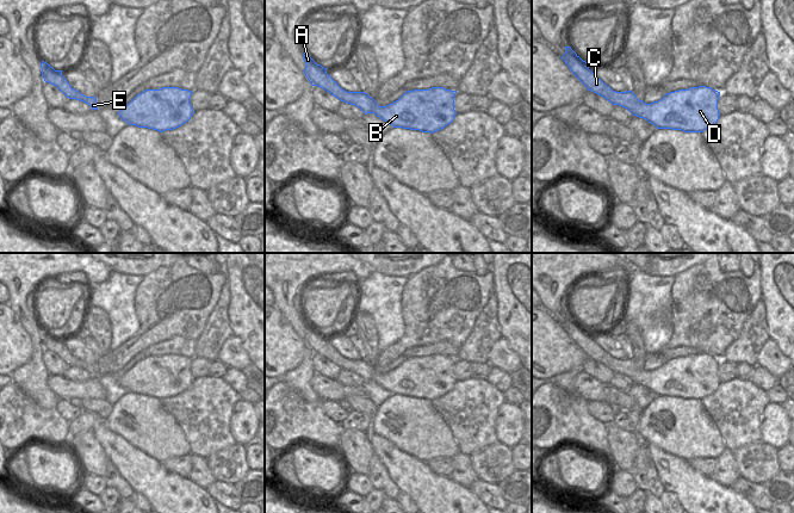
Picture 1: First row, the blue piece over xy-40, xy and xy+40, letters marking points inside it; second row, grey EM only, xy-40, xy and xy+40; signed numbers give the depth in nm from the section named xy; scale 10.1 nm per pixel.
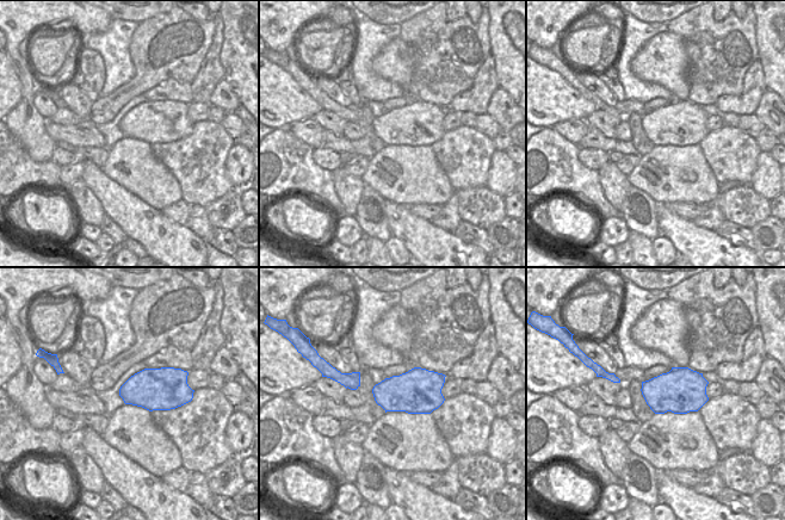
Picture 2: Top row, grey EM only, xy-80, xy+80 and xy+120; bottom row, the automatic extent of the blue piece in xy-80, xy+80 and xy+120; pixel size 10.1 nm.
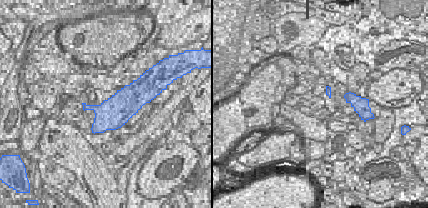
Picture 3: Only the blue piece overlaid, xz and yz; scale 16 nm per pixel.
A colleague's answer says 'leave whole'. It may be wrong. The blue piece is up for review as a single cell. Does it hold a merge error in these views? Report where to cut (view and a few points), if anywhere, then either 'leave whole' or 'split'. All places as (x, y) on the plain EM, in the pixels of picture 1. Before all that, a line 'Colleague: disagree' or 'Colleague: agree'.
Colleague: agree
no cut | leave whole

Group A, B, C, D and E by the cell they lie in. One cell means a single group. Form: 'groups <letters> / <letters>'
groups A B C D E

